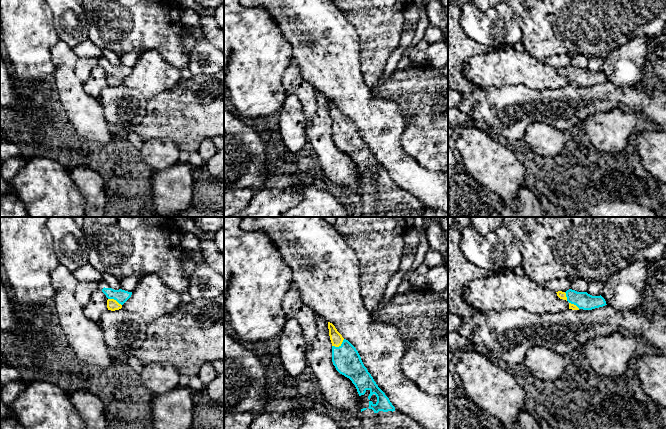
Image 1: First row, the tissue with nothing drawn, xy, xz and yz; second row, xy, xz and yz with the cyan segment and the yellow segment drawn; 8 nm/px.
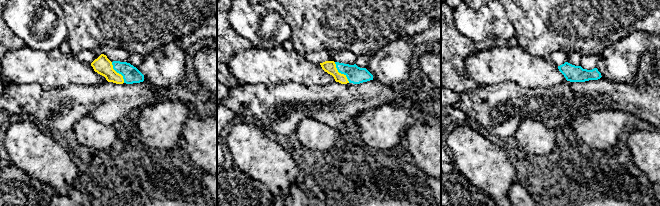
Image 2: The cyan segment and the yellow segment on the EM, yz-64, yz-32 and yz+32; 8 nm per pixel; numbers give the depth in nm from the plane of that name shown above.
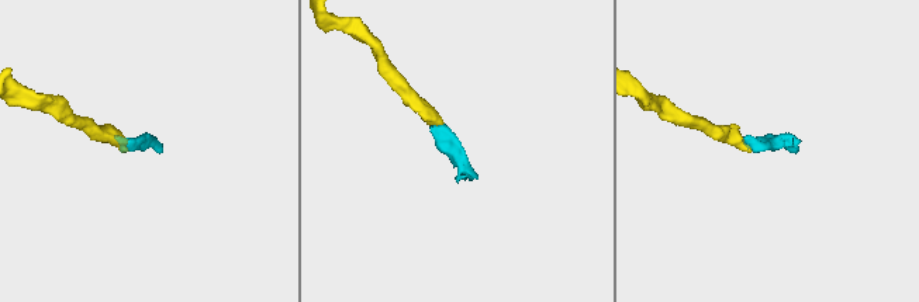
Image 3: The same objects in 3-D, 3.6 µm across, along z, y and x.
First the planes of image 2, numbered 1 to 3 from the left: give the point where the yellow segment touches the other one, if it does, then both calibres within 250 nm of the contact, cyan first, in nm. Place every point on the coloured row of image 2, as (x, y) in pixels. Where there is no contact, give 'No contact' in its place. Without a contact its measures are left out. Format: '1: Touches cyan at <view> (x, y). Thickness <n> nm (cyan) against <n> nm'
1: Touches cyan at yz-64 (118, 72). Thickness 140 nm (cyan) against 150 nm
2: Touches cyan at yz-32 (340, 72). Thickness 140 nm (cyan) against 100 nm
3: No contact

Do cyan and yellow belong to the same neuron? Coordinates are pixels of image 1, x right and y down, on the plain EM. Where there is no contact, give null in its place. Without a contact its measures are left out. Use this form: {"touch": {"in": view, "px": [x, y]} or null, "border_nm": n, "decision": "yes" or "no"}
{"touch": {"in": "xz", "px": [339, 122]}, "border_nm": 120, "decision": "yes"}

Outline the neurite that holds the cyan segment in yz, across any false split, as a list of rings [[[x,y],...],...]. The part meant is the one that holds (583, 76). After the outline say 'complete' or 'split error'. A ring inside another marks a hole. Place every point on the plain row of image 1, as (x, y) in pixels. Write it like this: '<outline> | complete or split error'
[[[572,65],[566,68],[558,67],[556,69],[560,75],[569,78],[569,85],[572,86],[592,86],[607,81],[605,75],[601,71],[592,72],[587,68],[577,68]]] | split error

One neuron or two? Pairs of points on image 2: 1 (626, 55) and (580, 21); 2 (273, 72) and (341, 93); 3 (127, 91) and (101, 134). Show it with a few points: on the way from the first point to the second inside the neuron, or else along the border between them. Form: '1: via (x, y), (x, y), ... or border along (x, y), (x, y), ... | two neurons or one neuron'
1: border along (632, 33), (609, 44), (599, 56) | two neurons
2: border along (334, 80), (326, 84), (309, 86), (290, 83) | two neurons
3: border along (85, 115), (91, 115), (99, 122), (111, 126) | two neurons

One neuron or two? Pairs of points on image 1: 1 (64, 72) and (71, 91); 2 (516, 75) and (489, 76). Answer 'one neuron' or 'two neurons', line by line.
1: one neuron
2: one neuron

